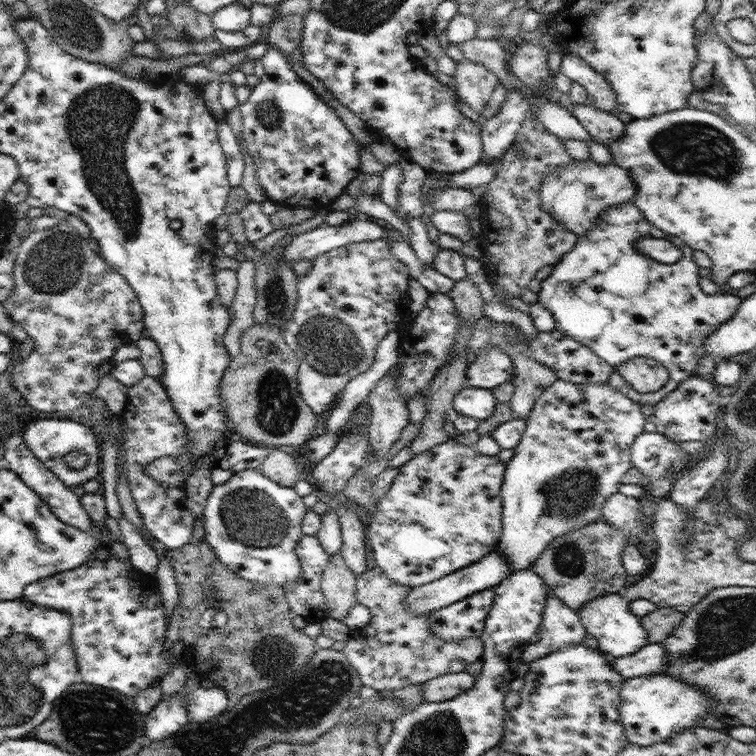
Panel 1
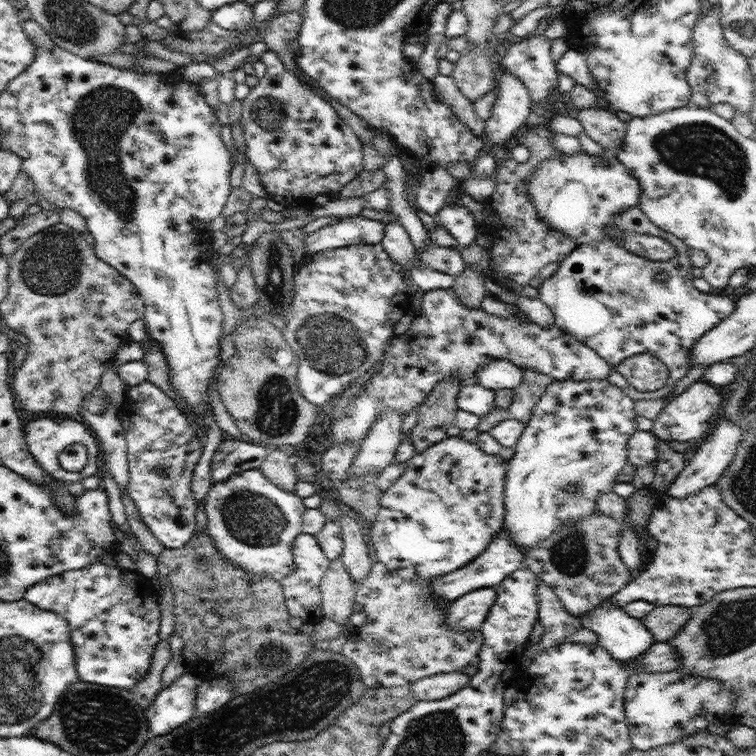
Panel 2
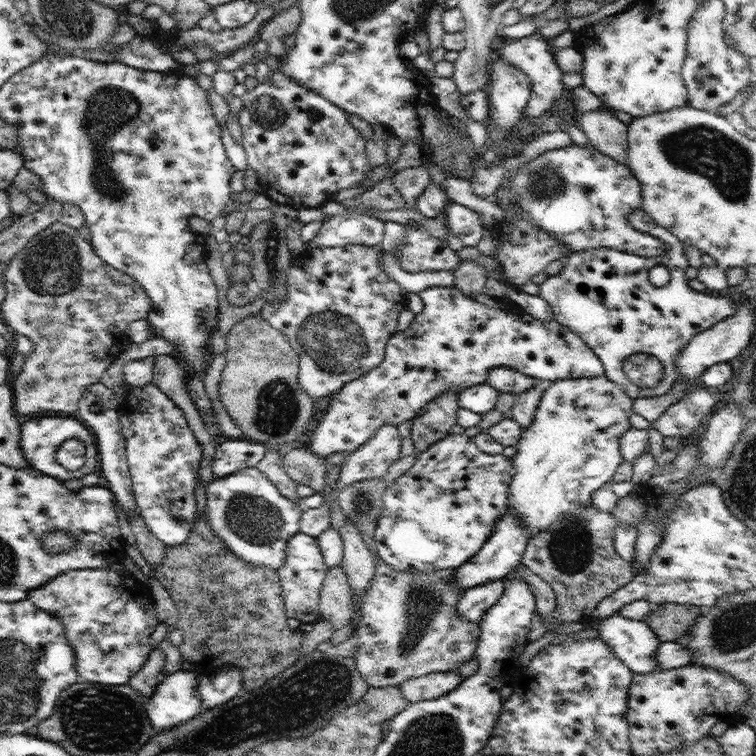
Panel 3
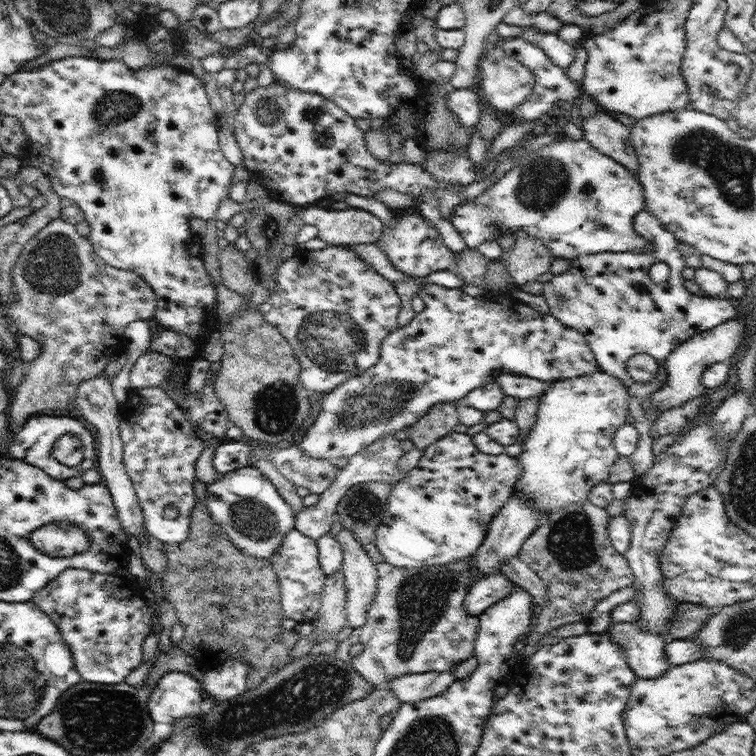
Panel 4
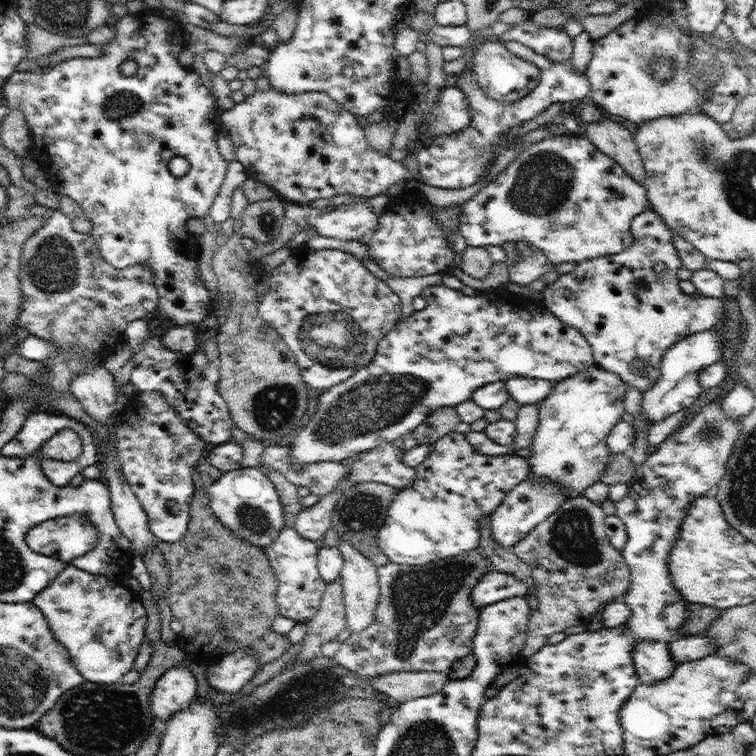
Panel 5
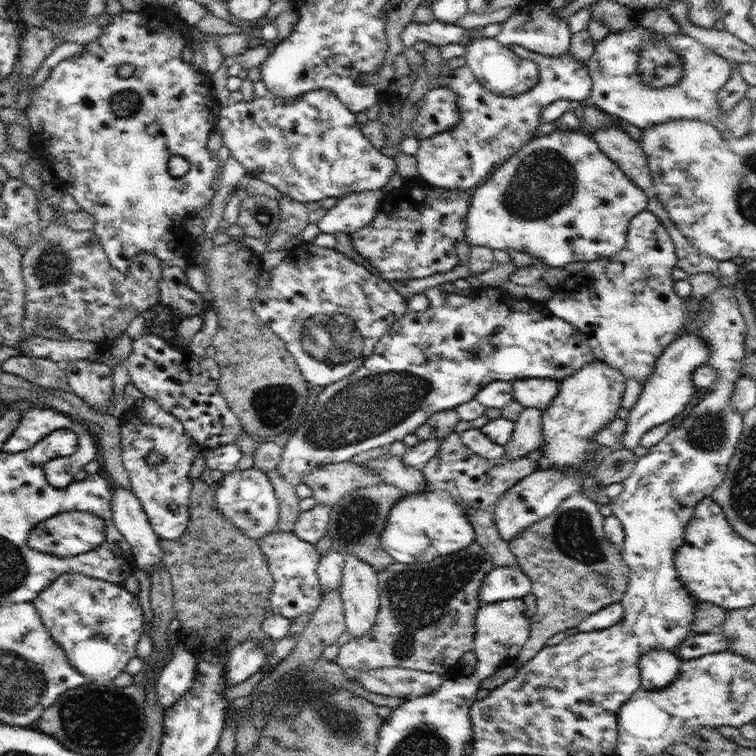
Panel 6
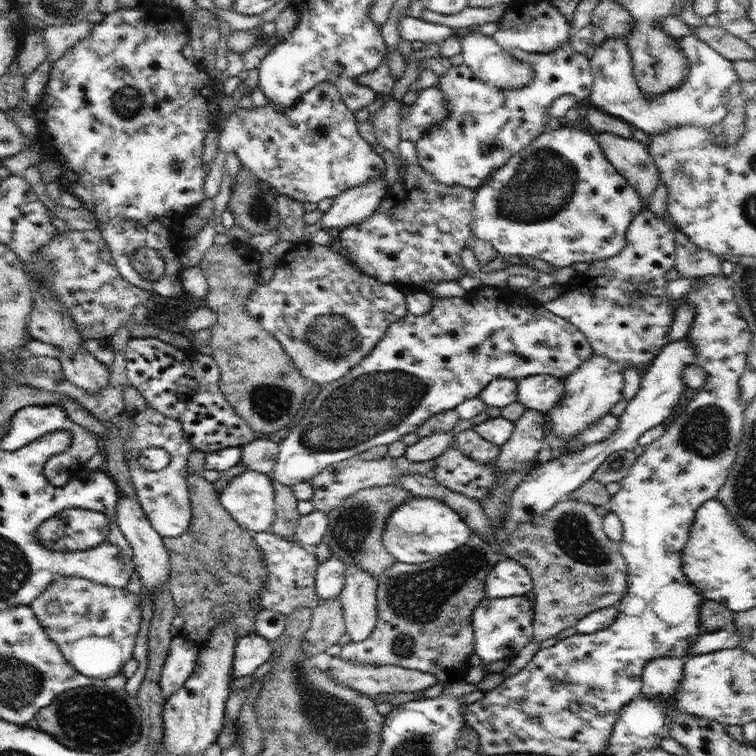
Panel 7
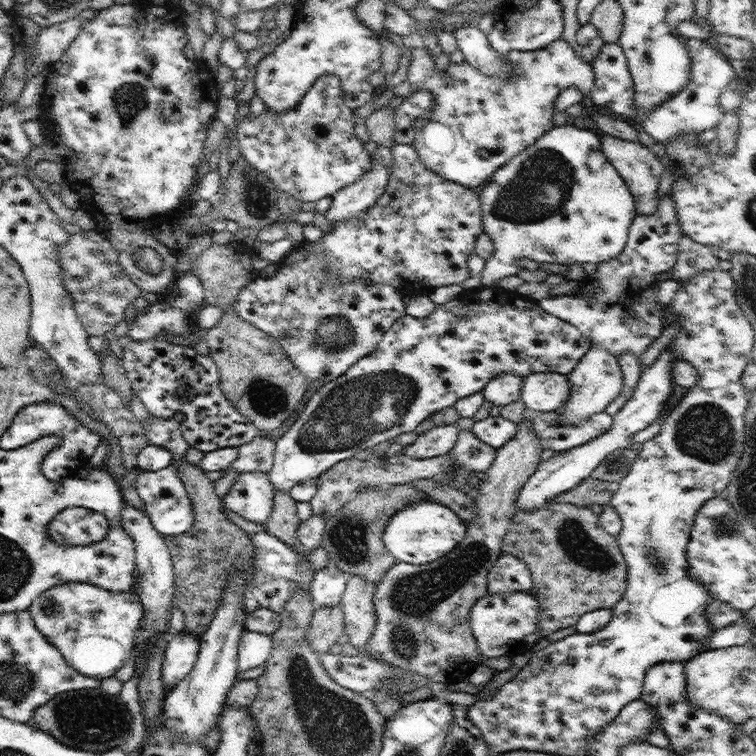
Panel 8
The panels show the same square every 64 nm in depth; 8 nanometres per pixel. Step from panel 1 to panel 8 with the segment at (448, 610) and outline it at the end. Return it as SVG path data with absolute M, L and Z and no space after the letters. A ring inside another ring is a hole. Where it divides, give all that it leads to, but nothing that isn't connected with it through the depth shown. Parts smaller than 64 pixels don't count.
M507 552L501 553L487 574L487 592L506 594L524 592L533 586L530 569L525 562Z

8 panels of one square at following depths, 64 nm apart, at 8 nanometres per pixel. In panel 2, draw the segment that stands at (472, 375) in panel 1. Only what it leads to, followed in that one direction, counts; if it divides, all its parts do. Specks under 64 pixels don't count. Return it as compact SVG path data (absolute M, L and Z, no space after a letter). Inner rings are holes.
M490 359L477 370L475 382L494 391L501 388L514 390L522 382L522 377L522 369L511 360Z

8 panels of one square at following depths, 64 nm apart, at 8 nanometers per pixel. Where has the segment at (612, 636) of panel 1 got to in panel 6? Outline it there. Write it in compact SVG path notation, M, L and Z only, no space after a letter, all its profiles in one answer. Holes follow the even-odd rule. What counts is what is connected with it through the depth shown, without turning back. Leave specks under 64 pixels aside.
M652 650L639 658L641 688L662 690L676 680L683 659L668 650Z

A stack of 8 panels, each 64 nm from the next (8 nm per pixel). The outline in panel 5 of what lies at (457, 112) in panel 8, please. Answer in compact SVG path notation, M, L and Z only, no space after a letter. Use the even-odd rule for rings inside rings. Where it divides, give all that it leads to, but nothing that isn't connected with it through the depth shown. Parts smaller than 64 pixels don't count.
M510 41L505 47L516 56L535 64L540 71L540 78L536 88L514 104L502 104L488 97L478 86L470 69L464 69L462 75L458 75L459 81L456 85L466 95L471 112L470 126L458 133L436 136L430 145L422 145L418 150L418 165L422 182L441 189L463 189L474 185L482 179L486 168L490 168L495 162L501 150L508 150L522 143L526 136L519 141L500 141L504 133L510 129L522 126L528 120L542 114L554 102L568 102L583 99L590 92L590 85L585 72L576 72L572 63L554 62L543 54L534 52L532 48L520 44L518 41Z

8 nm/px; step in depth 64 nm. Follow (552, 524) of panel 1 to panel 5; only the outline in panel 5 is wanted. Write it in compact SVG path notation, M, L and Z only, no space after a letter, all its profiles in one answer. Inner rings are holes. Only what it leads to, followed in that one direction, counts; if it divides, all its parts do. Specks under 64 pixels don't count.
M599 365L581 370L578 374L555 382L553 391L543 400L539 408L539 423L529 446L530 457L526 458L530 465L527 478L555 482L564 490L564 495L584 495L585 490L601 479L602 473L611 461L611 450L606 439L614 426L621 421L624 414L625 382L613 372Z

